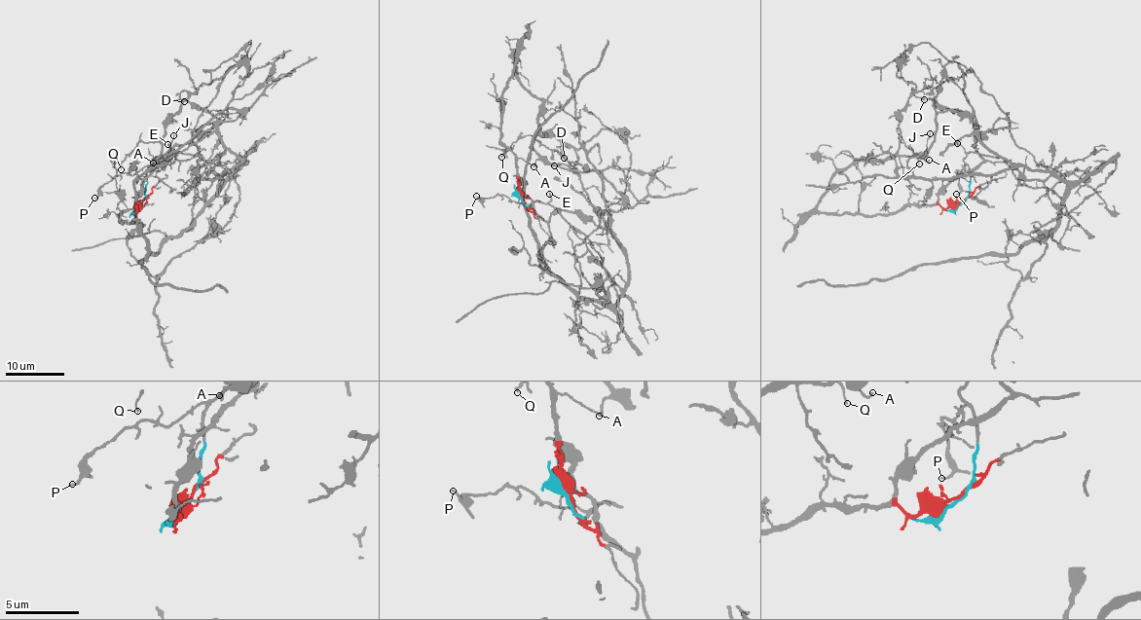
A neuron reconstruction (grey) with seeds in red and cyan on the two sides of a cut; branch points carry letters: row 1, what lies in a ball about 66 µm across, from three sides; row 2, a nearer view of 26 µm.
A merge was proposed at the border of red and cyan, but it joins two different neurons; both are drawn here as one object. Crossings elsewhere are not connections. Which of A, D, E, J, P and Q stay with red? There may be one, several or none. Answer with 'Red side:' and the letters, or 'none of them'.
Red side: A, D, J, Q

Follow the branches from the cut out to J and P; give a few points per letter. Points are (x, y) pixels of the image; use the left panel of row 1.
J: (141, 204), (120, 221), (135, 219), (135, 182), (161, 166), (152, 160), (166, 152), (173, 135)
P: (141, 204), (145, 191), (145, 165), (132, 174), (115, 175), (94, 199)

